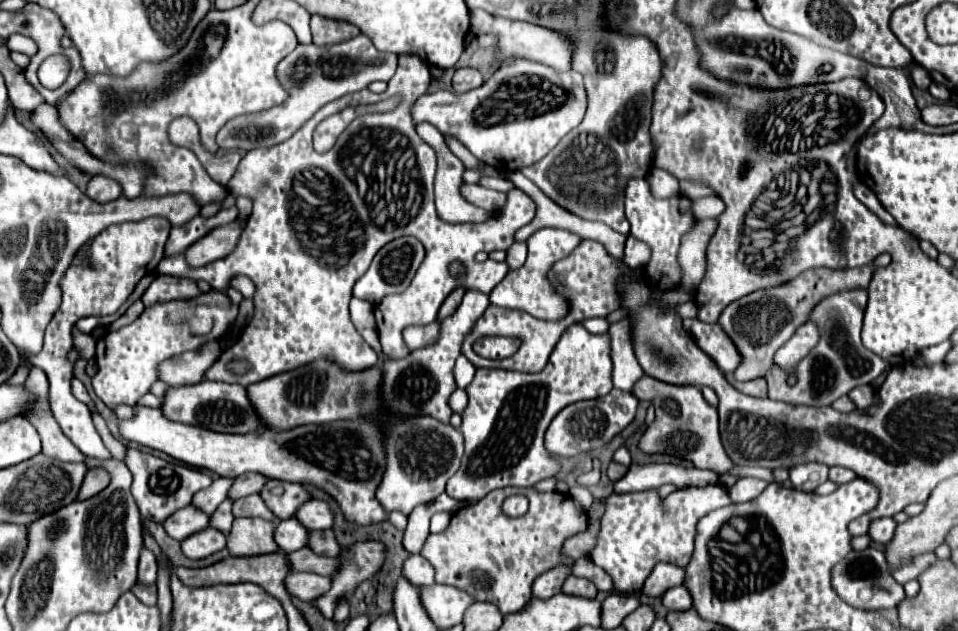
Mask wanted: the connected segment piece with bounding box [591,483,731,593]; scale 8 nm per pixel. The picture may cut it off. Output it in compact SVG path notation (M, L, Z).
M721 483L679 489L665 499L659 497L657 489L623 495L613 493L607 499L605 519L601 519L597 545L591 551L591 561L611 575L617 591L637 593L641 591L655 563L673 561L685 567L693 557L699 519L729 503L731 499L727 487Z

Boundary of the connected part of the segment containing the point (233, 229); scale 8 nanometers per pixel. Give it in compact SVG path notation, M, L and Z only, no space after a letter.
M239 219L229 225L221 225L213 229L209 235L199 239L185 251L187 263L191 263L191 267L199 267L233 253L241 231L243 231L243 223L239 223Z

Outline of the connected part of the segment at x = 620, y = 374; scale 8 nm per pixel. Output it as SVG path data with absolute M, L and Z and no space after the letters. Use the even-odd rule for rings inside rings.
M613 323L609 327L609 337L613 361L613 387L619 391L633 391L633 385L645 373L631 351L631 331L627 331L627 323Z

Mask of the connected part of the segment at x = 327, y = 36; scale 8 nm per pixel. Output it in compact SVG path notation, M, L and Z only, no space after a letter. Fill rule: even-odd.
M311 15L311 31L313 43L339 43L343 39L351 39L359 35L359 27L335 19L327 19L323 15Z

